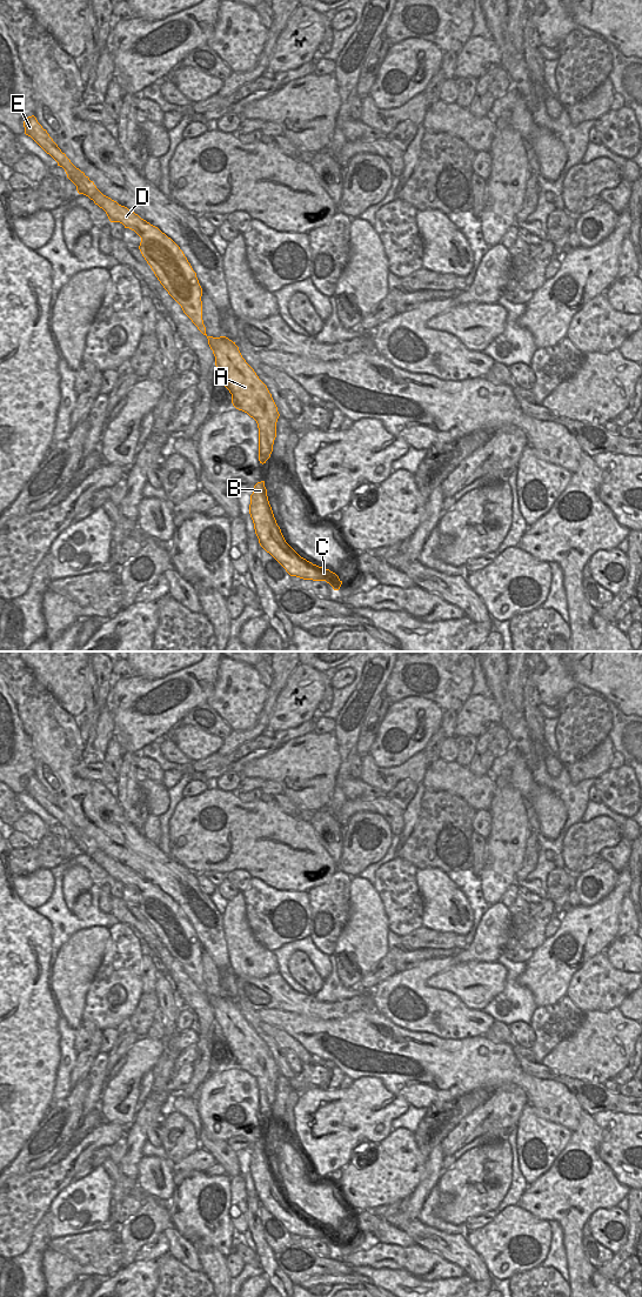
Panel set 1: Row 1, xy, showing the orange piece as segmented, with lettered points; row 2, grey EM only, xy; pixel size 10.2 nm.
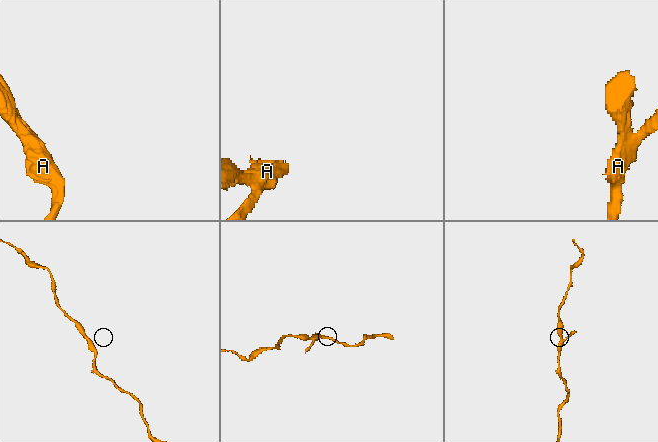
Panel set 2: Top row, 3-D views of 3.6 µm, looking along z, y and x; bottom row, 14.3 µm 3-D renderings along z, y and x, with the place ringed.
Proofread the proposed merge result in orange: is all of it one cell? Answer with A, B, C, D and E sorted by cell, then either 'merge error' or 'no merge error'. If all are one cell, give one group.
A B C D E | no merge error

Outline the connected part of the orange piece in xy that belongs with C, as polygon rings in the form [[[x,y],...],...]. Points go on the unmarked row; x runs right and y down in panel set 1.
[[[265,1139],[258,1141],[250,1154],[249,1172],[260,1204],[269,1211],[290,1235],[303,1238],[326,1239],[339,1249],[342,1239],[329,1228],[301,1216],[285,1198],[268,1159]]]

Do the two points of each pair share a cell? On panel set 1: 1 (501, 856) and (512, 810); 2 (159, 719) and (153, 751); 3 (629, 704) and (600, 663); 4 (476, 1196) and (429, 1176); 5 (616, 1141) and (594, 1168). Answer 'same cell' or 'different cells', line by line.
1: same cell
2: different cells
3: same cell
4: different cells
5: different cells

